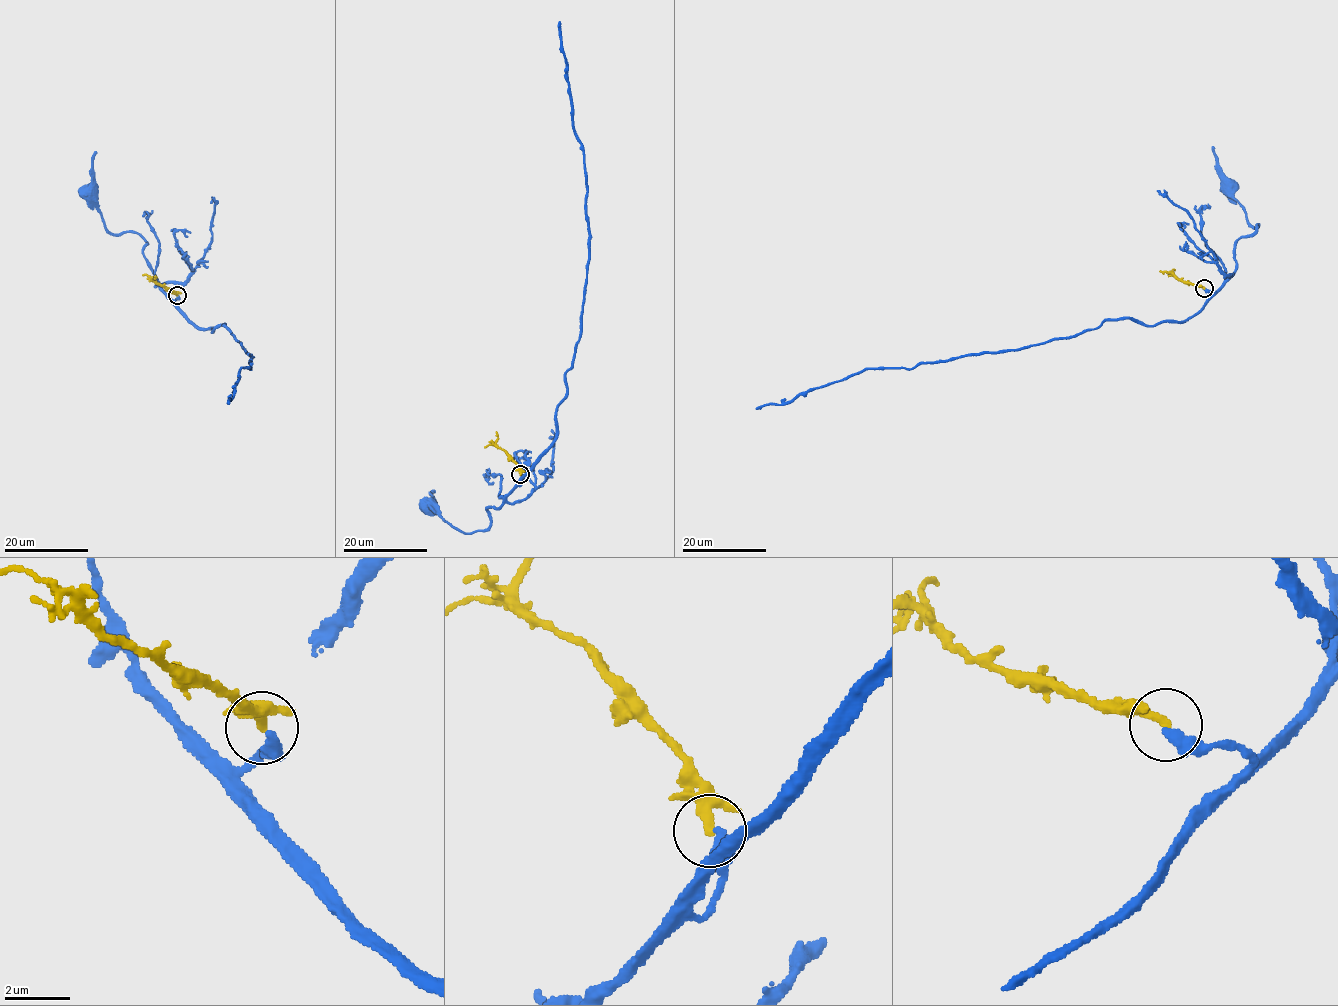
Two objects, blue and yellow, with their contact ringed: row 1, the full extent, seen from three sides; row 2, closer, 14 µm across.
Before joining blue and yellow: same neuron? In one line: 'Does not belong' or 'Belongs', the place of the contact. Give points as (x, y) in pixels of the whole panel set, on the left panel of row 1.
Does not belong. Place: (177, 295)

